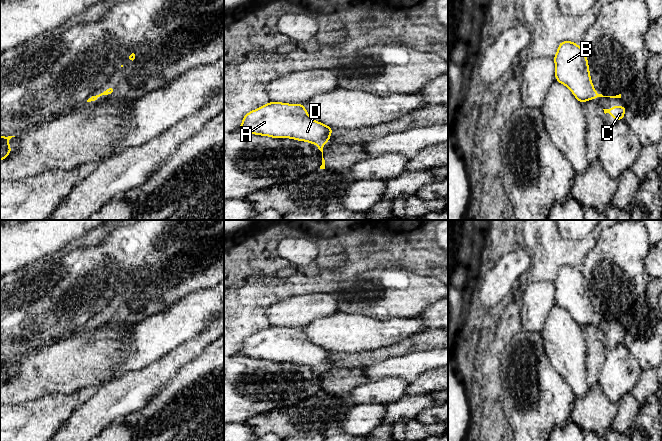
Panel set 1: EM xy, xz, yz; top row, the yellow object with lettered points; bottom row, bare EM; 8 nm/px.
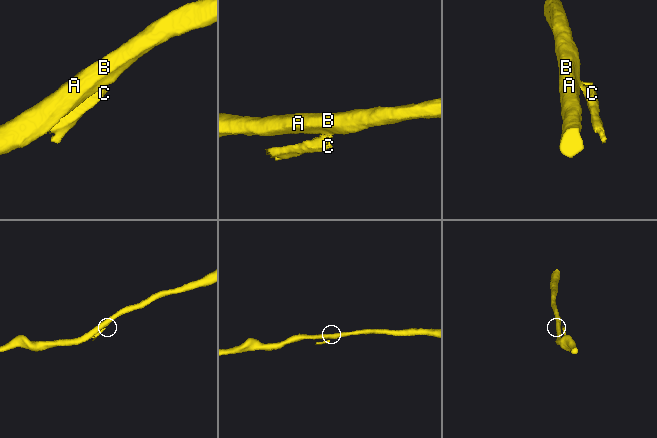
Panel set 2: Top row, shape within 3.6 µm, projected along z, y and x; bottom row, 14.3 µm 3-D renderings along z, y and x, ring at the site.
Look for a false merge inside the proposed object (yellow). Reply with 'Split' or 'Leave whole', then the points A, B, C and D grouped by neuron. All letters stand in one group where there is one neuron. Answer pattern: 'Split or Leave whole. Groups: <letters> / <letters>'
Split. Groups: A B D / C

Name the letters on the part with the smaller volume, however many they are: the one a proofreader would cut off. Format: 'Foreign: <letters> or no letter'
Foreign: C

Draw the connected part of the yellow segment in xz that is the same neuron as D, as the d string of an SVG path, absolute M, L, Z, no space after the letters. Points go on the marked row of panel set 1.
M269 102L247 113L239 131L324 145L330 140L333 129L313 120L304 104Z

